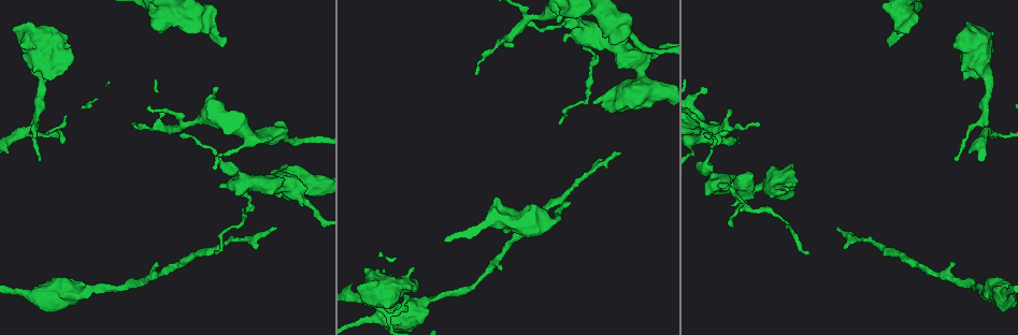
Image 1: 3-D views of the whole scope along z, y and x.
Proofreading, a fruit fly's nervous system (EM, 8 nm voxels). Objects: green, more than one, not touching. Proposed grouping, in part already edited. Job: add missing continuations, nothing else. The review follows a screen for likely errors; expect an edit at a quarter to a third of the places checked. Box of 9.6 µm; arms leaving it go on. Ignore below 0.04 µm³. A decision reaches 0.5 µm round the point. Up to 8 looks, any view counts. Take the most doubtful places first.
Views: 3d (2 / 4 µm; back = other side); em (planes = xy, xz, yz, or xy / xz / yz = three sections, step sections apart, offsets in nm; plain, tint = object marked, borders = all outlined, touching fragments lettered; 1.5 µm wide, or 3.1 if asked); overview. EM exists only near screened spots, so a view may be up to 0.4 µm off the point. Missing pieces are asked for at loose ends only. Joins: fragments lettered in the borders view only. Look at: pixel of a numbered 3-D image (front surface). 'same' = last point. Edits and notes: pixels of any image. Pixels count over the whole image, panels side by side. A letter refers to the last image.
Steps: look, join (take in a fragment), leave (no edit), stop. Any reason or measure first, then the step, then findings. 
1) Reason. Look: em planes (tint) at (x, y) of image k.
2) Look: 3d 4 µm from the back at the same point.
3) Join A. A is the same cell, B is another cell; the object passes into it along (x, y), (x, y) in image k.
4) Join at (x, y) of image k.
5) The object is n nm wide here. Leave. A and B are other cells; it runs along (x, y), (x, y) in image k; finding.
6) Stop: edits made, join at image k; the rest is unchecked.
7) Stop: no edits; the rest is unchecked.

An open end. Look: em planes (borders) at (222, 183) of image 1.

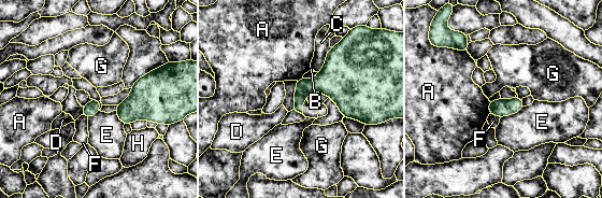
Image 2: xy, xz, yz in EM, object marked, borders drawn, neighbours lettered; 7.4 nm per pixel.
Leave. A, B, C, D, E, F, G and H are other cells; a border runs along (317, 72), (313, 79), (302, 76) in image 2; no lettered fragment goes on from it.

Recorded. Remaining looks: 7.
Free end. Look: em yz step 8 (borders) at (569, 204) of image 1.

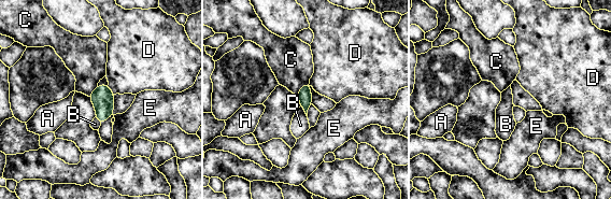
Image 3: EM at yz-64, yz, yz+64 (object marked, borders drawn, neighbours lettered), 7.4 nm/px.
The object is 100 nm wide here. Join B. B is the same cell, A, C, D and E are other cells; the object passes into it along (304, 95), (303, 109), (300, 125) in image 3; the neuron continues.

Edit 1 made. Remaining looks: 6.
Look: overview.

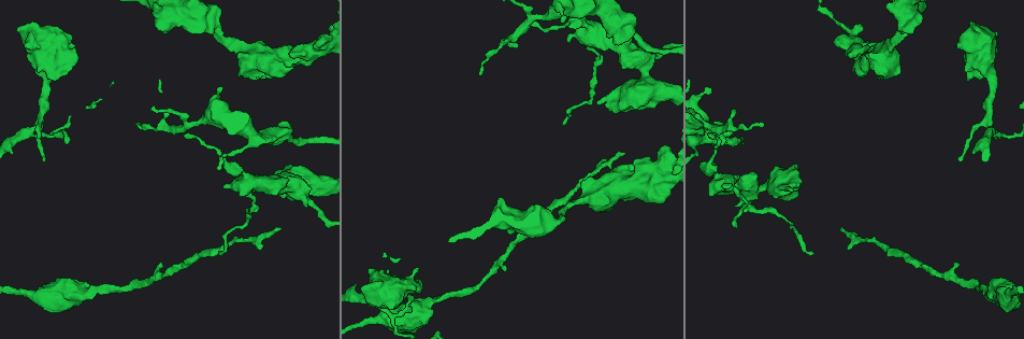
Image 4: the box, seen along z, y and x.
Tapers out. Look: em xy step 8 (borders) at (218, 254) of image 4.

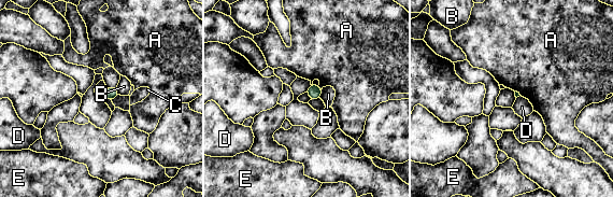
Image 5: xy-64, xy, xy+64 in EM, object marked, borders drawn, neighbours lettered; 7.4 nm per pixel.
Another direction. Look: em planes (borders) at the same point.

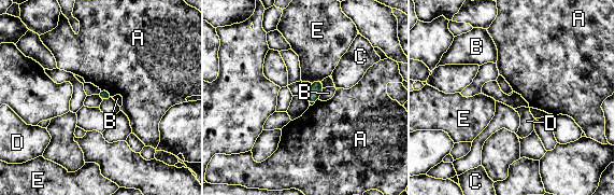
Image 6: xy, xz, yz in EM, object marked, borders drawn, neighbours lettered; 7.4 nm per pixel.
Leave. A, B, C, D and E are other cells; a border runs along (112, 98), (102, 101) in image 6; no lettered fragment goes on from it.

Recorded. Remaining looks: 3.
Stop: edits made, join at image 3; the rest is unchecked.

